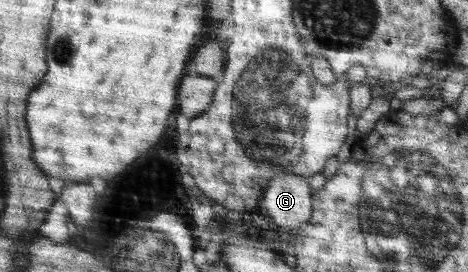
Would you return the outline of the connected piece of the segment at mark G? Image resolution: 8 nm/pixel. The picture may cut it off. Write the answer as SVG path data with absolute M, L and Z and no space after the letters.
M300 175L272 177L261 204L263 213L280 230L295 232L310 220L313 197L308 178Z

